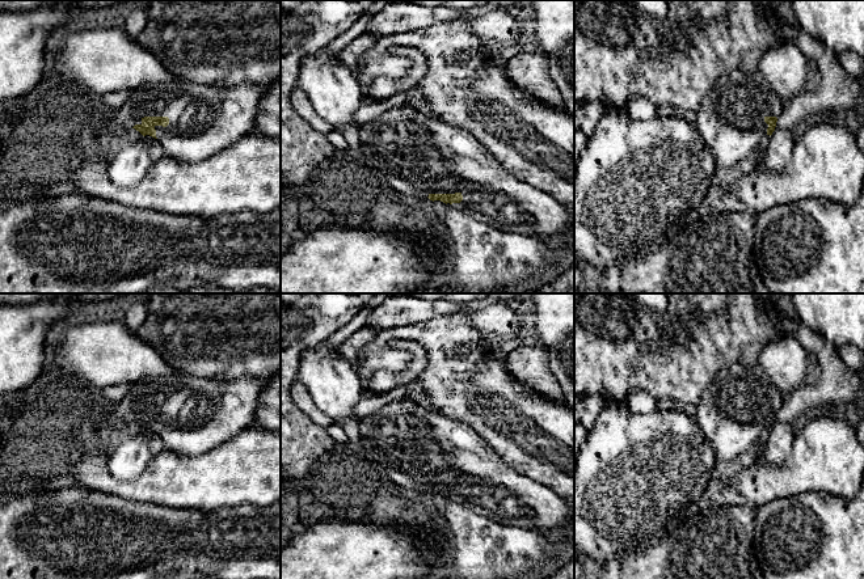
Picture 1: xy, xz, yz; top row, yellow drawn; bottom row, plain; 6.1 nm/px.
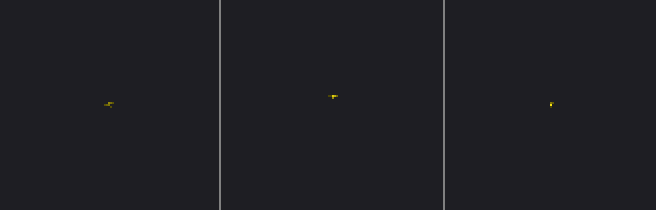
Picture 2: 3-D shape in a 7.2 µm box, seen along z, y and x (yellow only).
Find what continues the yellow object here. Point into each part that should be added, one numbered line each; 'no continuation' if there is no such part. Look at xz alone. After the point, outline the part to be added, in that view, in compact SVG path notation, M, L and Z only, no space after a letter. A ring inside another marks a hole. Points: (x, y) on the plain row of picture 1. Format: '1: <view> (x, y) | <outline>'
1: xz (418, 448) | M404 398L384 405L376 413L358 419L361 444L383 466L387 476L399 486L427 491L430 487L460 486L460 496L448 499L471 508L484 517L501 524L519 528L539 529L551 534L560 534L574 525L574 510L569 502L549 486L539 483L531 477L514 470L473 428L430 411L413 401Z

